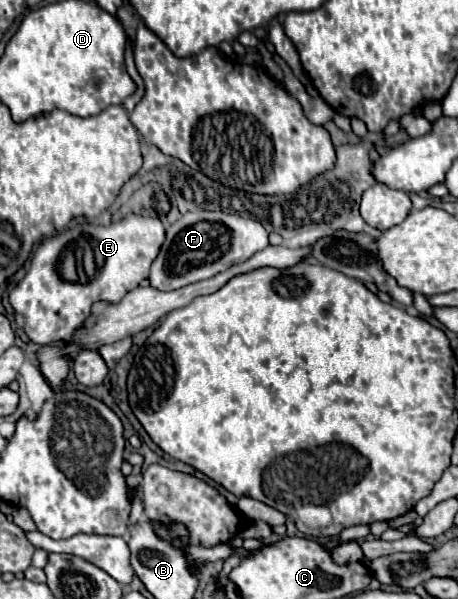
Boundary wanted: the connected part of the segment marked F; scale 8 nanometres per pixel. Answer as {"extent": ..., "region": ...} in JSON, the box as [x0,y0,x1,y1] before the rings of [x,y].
{"extent":[149,211,267,291],"region":[[[189,211],[167,229],[167,239],[151,265],[149,281],[159,291],[173,291],[189,283],[209,279],[237,263],[243,263],[257,251],[263,251],[267,245],[267,231],[257,221],[221,211]]]}

